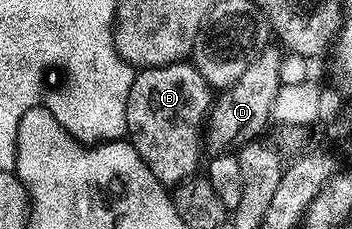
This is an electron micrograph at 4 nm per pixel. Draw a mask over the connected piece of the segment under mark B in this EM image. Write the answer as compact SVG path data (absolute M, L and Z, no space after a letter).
M190 61L140 69L136 73L133 88L129 88L126 137L162 186L174 188L198 171L195 169L199 166L203 132L212 101L212 87Z

